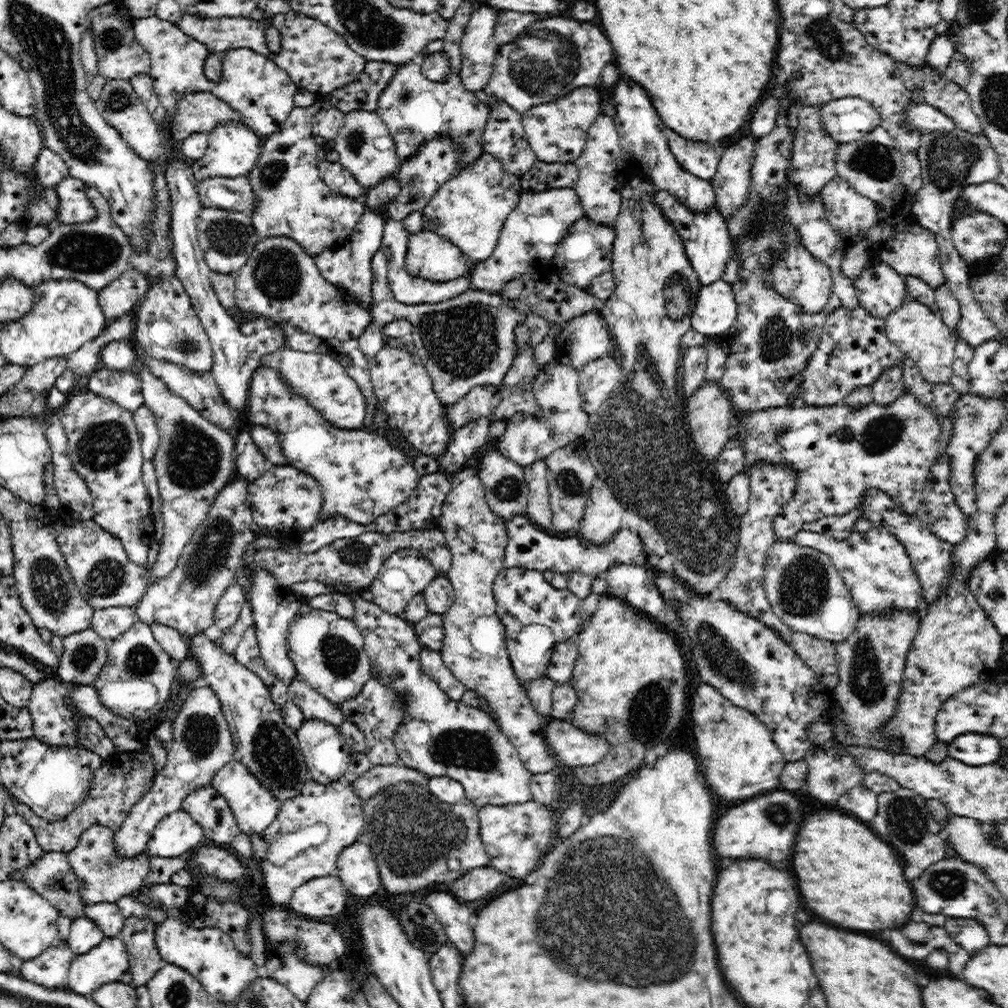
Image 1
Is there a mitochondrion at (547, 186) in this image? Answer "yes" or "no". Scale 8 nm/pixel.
no

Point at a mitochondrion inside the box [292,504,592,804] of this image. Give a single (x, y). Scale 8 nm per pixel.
(458, 747)

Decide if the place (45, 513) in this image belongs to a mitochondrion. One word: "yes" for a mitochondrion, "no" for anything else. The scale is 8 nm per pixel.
no

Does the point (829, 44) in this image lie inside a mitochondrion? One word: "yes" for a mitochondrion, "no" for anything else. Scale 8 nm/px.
yes

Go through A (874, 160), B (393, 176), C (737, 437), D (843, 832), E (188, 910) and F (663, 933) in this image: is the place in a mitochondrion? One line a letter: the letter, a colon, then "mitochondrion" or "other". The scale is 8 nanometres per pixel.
A: mitochondrion
B: other
C: other
D: other
E: other
F: mitochondrion

